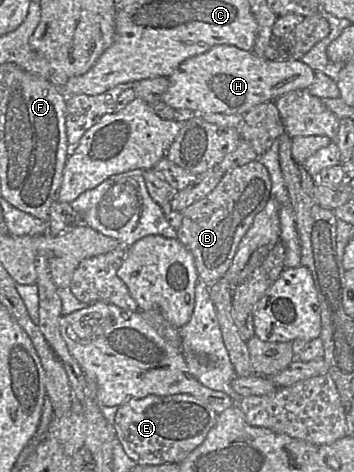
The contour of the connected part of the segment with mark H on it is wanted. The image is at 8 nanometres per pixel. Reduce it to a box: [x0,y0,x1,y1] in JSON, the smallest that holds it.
[162,44,315,115]

